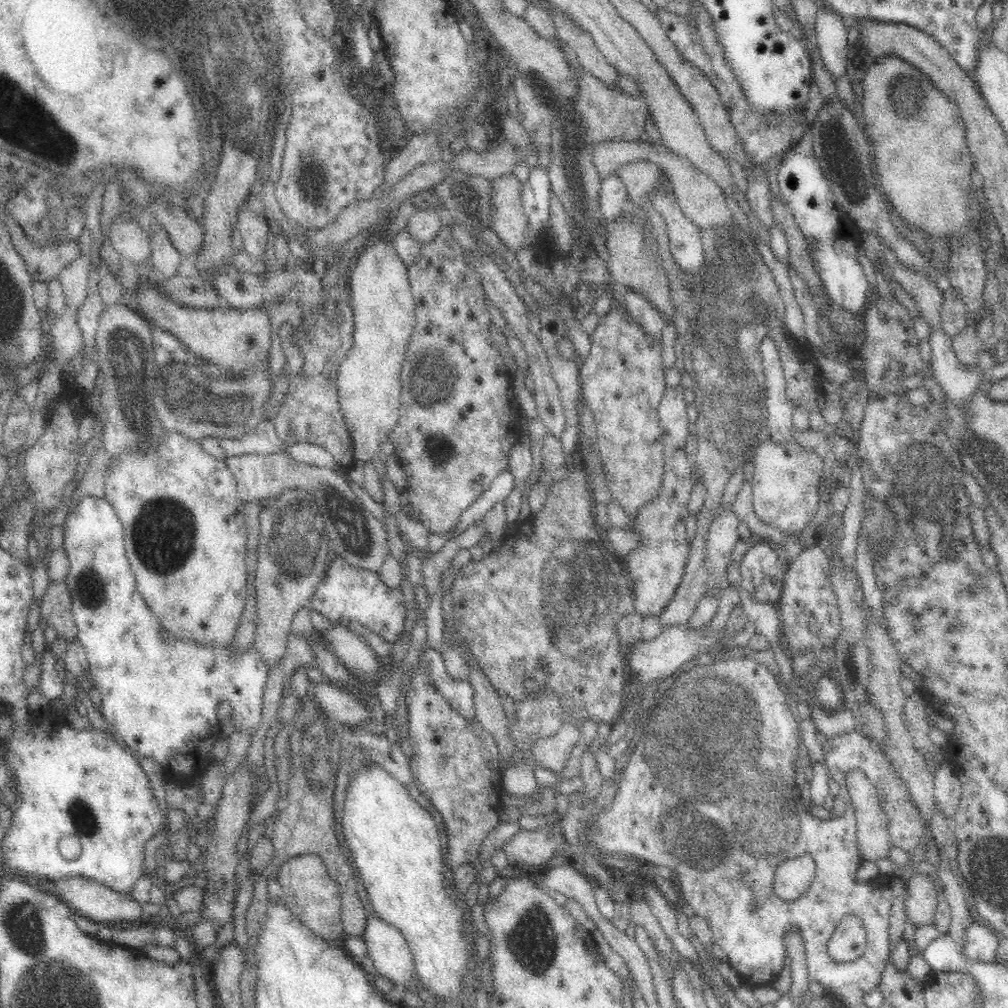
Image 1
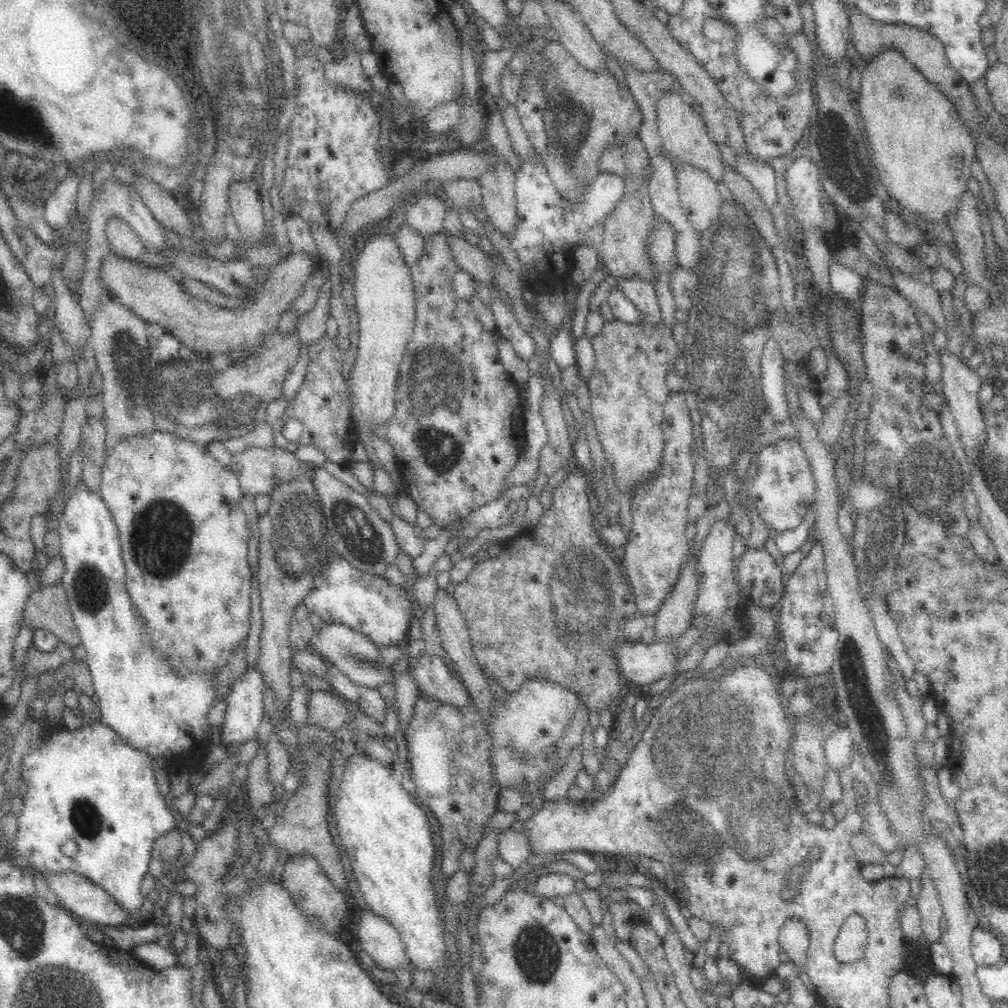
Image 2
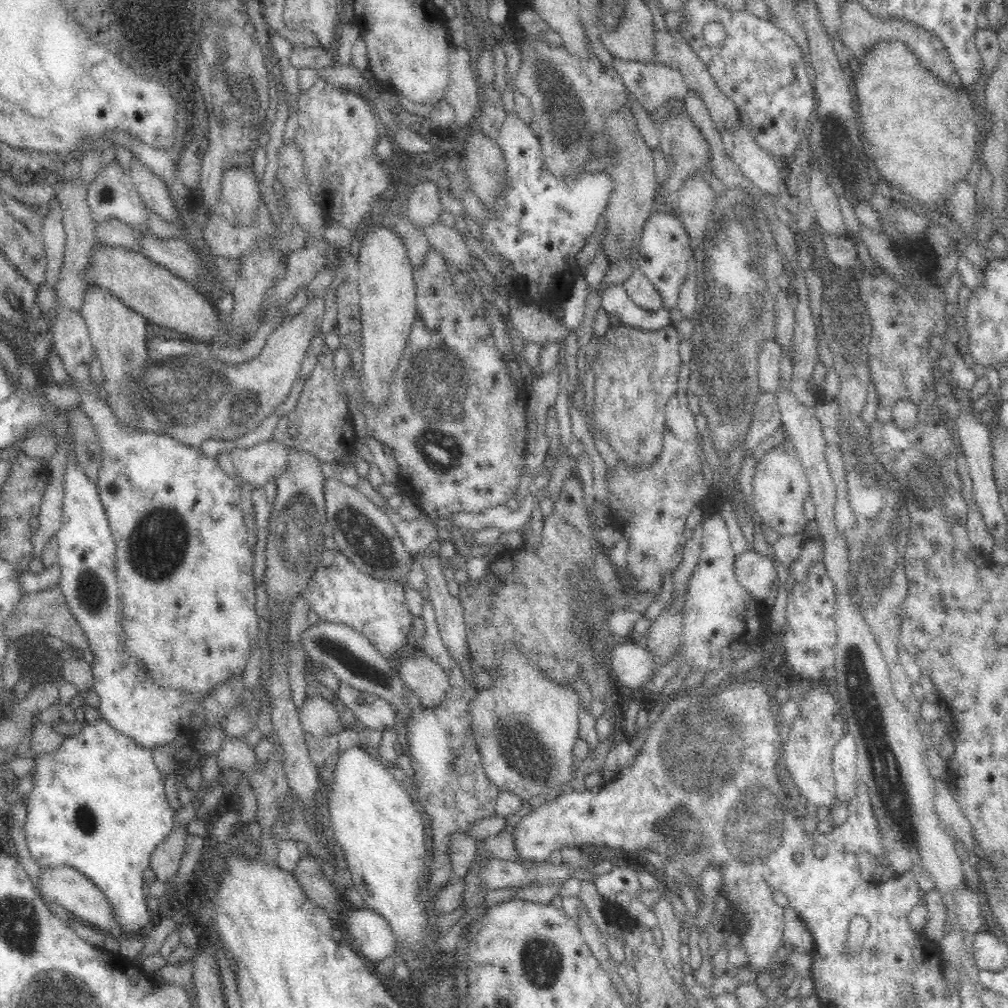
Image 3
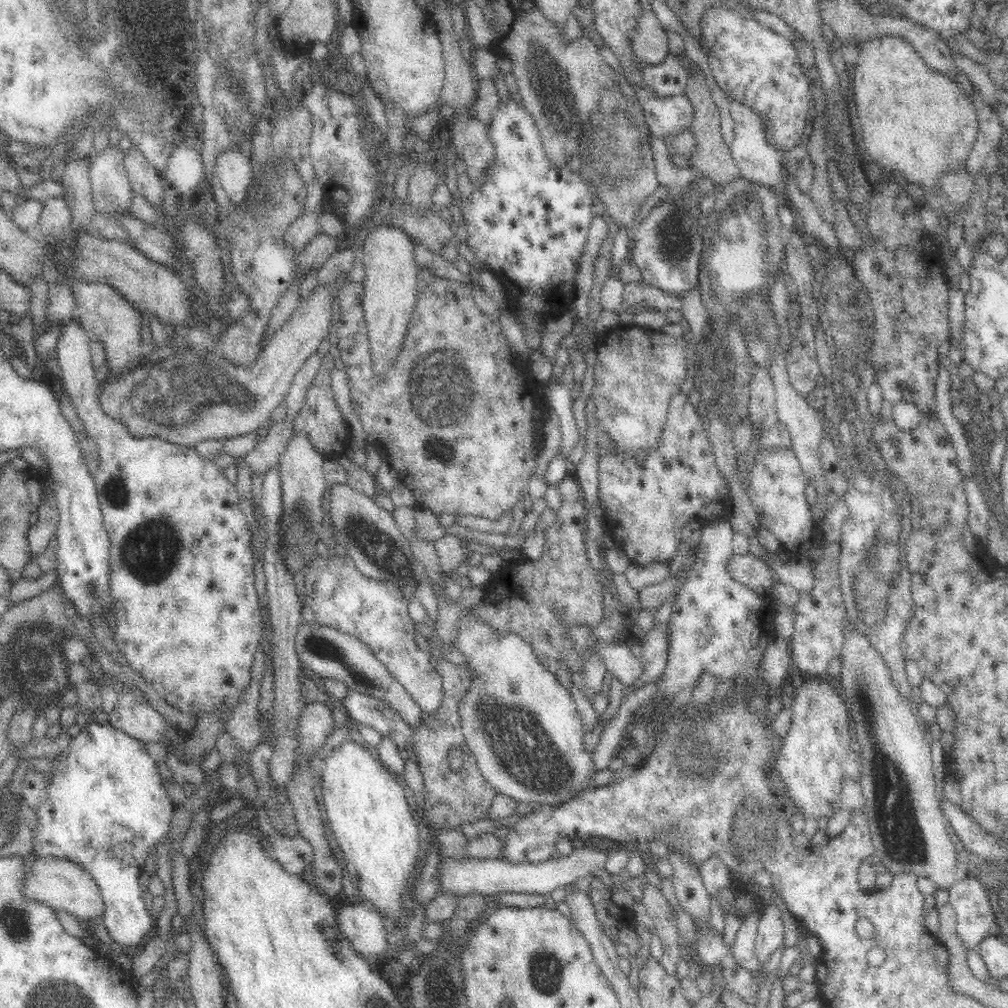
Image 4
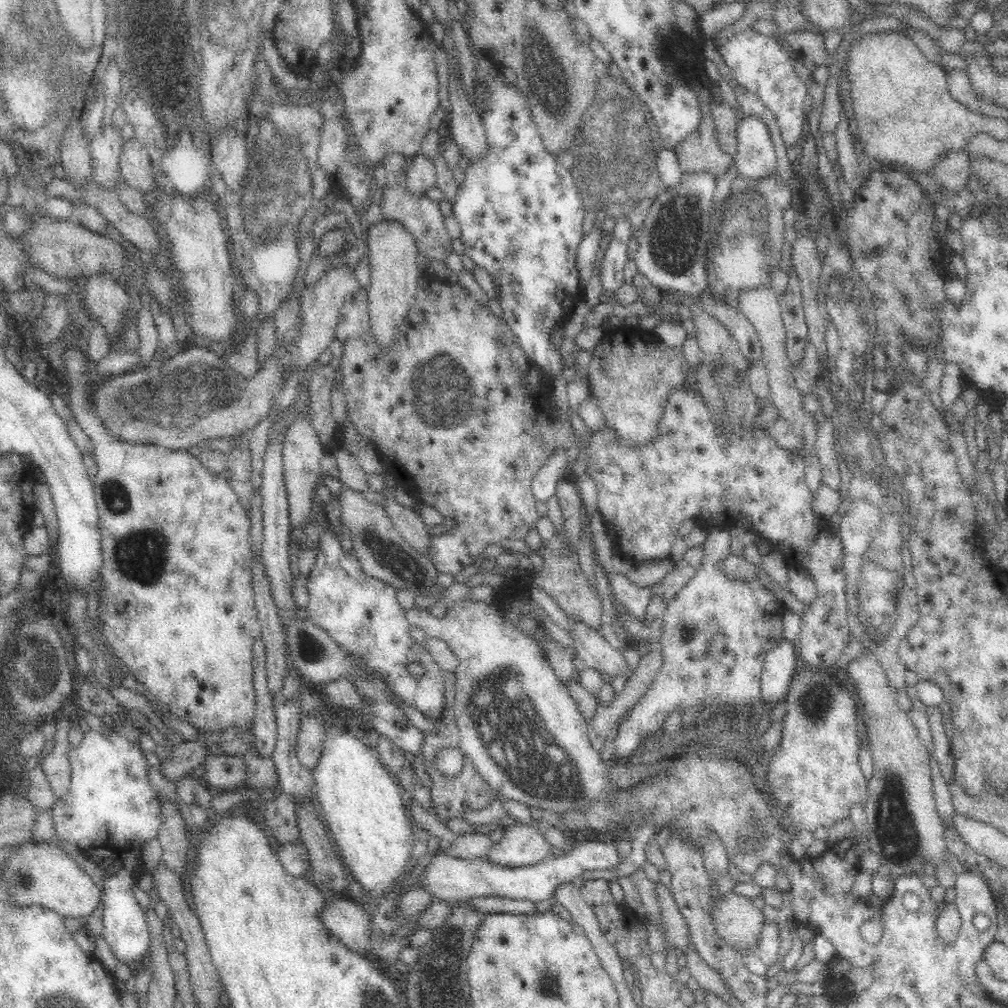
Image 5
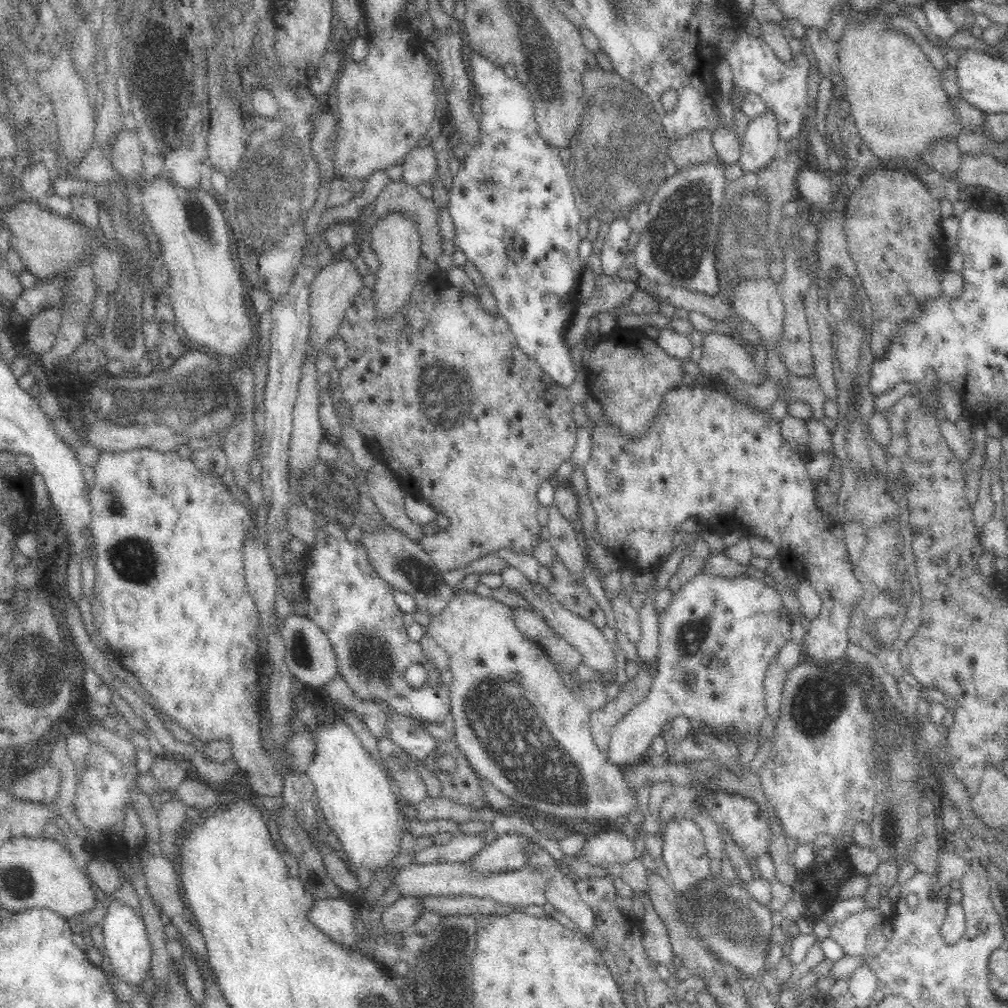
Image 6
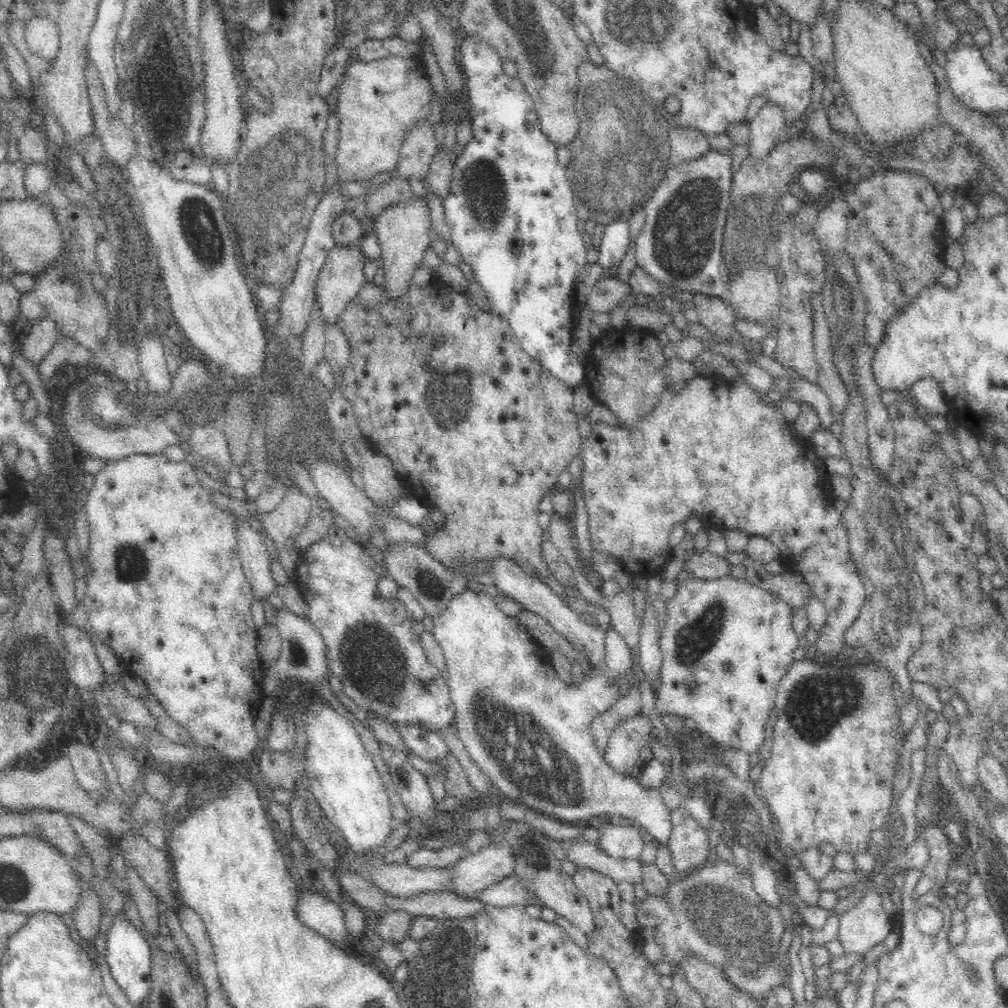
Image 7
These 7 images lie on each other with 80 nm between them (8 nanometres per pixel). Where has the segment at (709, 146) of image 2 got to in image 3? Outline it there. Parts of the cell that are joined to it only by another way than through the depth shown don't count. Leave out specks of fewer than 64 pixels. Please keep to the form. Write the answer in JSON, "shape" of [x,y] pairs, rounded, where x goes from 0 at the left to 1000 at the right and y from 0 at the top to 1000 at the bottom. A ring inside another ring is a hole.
{"shape":[[[677,112],[673,114],[670,118],[665,118],[657,124],[657,129],[655,131],[655,142],[654,145],[659,158],[661,158],[664,175],[662,180],[659,181],[659,185],[652,187],[651,193],[647,196],[647,208],[651,209],[652,202],[650,198],[653,195],[659,195],[665,190],[671,191],[677,187],[678,181],[685,176],[685,173],[688,169],[695,167],[696,169],[702,168],[702,148],[700,148],[700,139],[696,136],[695,131],[692,130],[688,121],[685,119],[685,116],[682,112]]]}

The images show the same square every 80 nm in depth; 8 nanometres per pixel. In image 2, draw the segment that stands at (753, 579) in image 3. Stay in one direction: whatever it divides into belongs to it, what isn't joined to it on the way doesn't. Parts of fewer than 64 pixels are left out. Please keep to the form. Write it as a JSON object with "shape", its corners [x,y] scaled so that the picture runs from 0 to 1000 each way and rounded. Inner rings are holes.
{"shape":[[[741,545],[729,558],[730,574],[733,577],[736,587],[740,589],[748,600],[760,604],[770,604],[776,594],[776,563],[772,563],[766,552],[760,545]]]}

